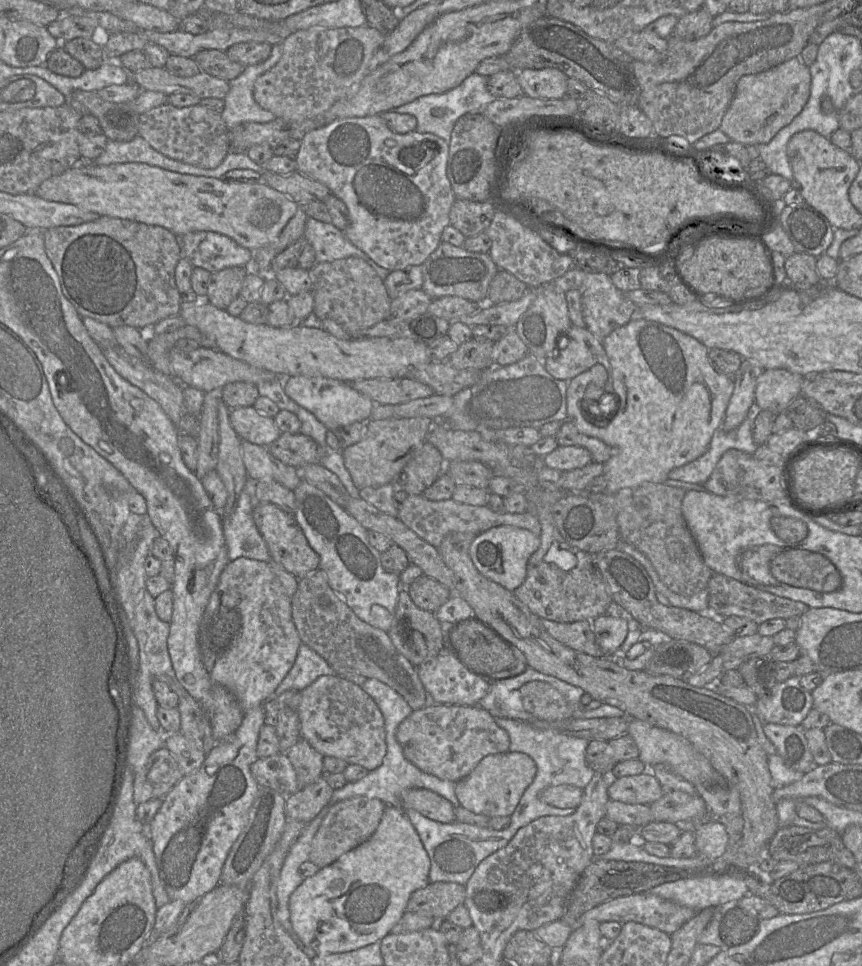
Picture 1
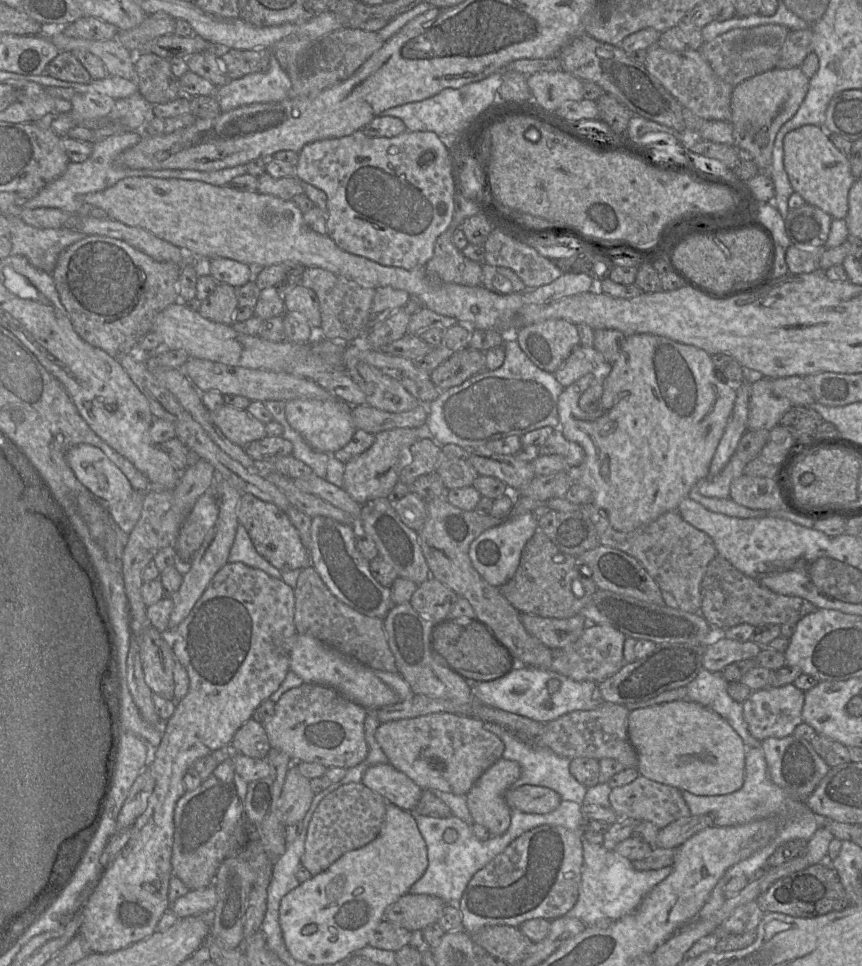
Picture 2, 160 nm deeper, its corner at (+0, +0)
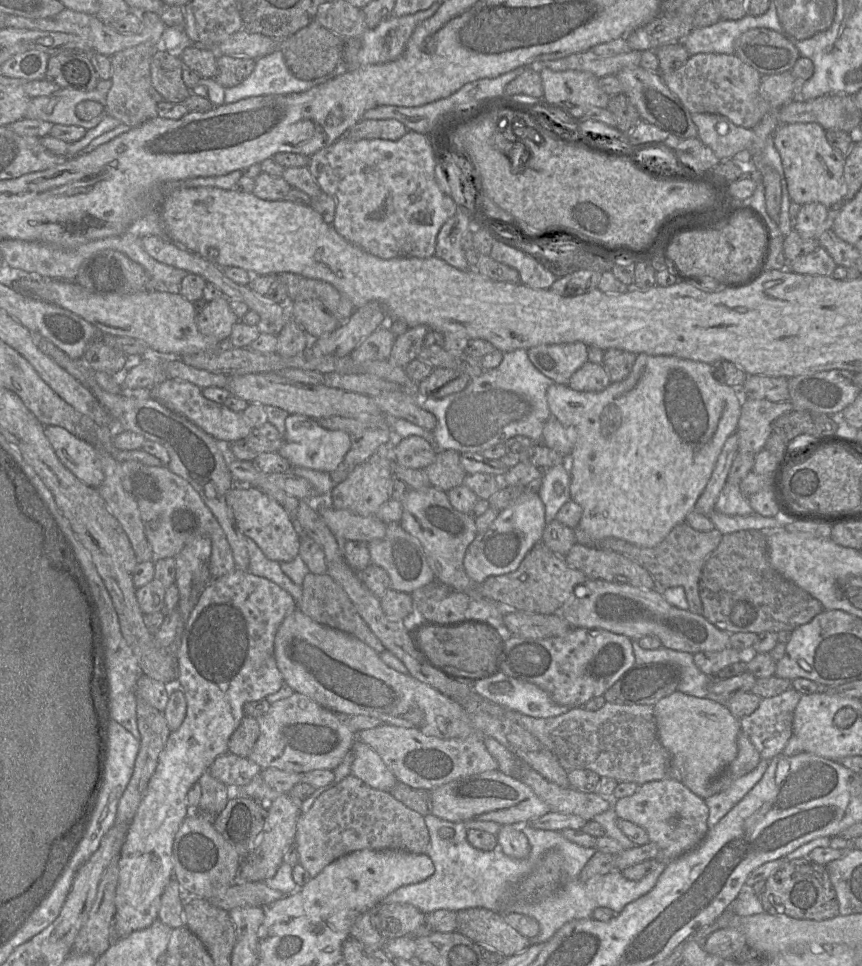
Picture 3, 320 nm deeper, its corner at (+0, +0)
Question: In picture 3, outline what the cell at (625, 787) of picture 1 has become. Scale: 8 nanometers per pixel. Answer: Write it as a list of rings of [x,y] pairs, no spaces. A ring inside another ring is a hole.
[[[672,777],[639,785],[633,795],[613,801],[613,808],[619,819],[631,821],[646,830],[650,842],[658,846],[664,861],[676,859],[693,850],[709,831],[709,808],[704,799]]]

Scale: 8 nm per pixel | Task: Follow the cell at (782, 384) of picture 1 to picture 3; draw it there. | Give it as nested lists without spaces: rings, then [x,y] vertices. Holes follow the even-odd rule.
[[[743,397],[738,421],[739,452],[757,455],[765,448],[772,434],[772,423],[785,413],[794,410],[790,401],[771,402],[766,399]]]

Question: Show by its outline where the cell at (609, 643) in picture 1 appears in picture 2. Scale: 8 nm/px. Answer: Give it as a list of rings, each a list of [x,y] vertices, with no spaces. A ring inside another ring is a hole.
[[[588,624],[574,643],[561,649],[553,649],[553,661],[548,669],[576,681],[592,681],[599,684],[626,663],[623,655],[625,639],[626,636],[613,627]]]

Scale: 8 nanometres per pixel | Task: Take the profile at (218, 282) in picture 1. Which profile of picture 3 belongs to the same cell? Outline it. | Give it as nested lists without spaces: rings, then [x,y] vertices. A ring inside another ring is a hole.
[[[224,295],[208,302],[196,317],[198,330],[204,335],[217,338],[221,343],[229,340],[233,326],[238,321],[230,307],[230,300]]]

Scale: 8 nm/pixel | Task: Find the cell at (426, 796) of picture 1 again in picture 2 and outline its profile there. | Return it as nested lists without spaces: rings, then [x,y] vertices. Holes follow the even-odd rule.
[[[390,763],[370,766],[361,783],[380,794],[387,802],[410,812],[414,811],[423,791]]]

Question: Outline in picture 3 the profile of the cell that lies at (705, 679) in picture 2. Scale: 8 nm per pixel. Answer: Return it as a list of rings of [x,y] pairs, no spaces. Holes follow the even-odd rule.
[[[632,640],[633,652],[635,655],[635,665],[644,665],[655,662],[669,662],[679,666],[681,670],[681,681],[678,691],[695,696],[707,698],[720,704],[728,706],[727,699],[720,695],[711,693],[708,685],[713,677],[703,673],[695,664],[692,653],[682,652],[661,646],[659,649],[643,649],[638,640]]]

